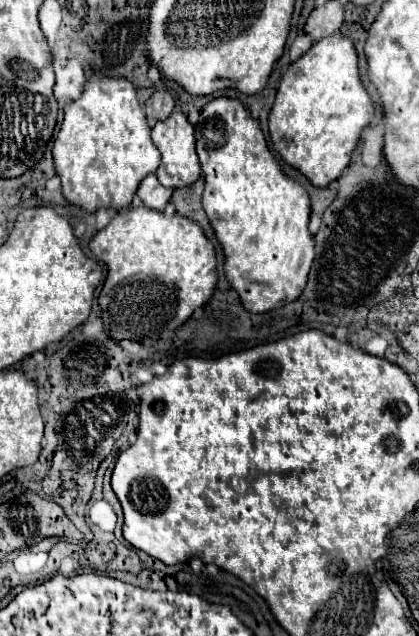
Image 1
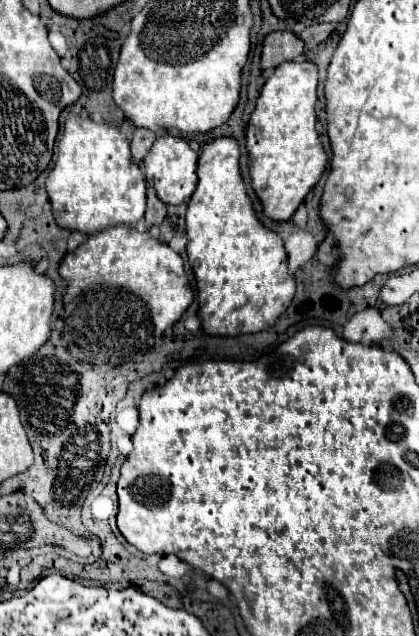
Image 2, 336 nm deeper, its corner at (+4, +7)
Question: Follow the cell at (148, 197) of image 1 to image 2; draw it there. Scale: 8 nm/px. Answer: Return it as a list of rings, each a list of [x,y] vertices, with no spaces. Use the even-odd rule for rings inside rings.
[[[148,186],[148,208],[146,208],[146,226],[154,226],[160,224],[166,216],[166,204],[160,202],[160,198],[156,196],[156,190],[152,190],[152,186]]]

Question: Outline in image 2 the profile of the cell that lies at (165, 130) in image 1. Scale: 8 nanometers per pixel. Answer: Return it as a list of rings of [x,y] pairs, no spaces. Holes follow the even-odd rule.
[[[160,134],[154,140],[148,156],[142,160],[144,176],[156,188],[156,194],[162,202],[180,204],[180,202],[186,202],[196,190],[196,184],[198,184],[196,160],[198,160],[198,154],[188,146],[186,138],[178,138],[172,134]]]

